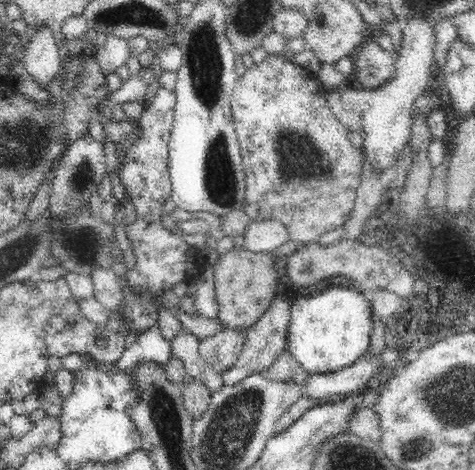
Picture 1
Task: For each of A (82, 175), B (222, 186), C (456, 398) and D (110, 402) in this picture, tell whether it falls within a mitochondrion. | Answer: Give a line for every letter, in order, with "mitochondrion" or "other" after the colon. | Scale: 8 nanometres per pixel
A: mitochondrion
B: mitochondrion
C: mitochondrion
D: other

